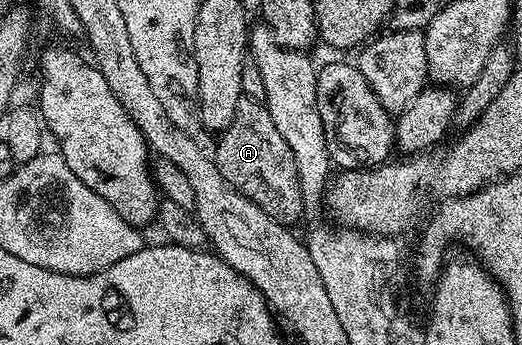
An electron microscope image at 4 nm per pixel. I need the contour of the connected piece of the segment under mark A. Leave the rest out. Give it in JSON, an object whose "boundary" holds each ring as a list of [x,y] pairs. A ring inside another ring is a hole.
{"boundary":[[[244,99],[233,113],[233,121],[218,136],[219,144],[213,150],[213,158],[221,177],[233,189],[253,201],[273,221],[295,225],[305,215],[301,181],[297,173],[297,161],[293,161],[293,149],[285,145],[285,137],[277,133],[273,117],[266,103]]]}

